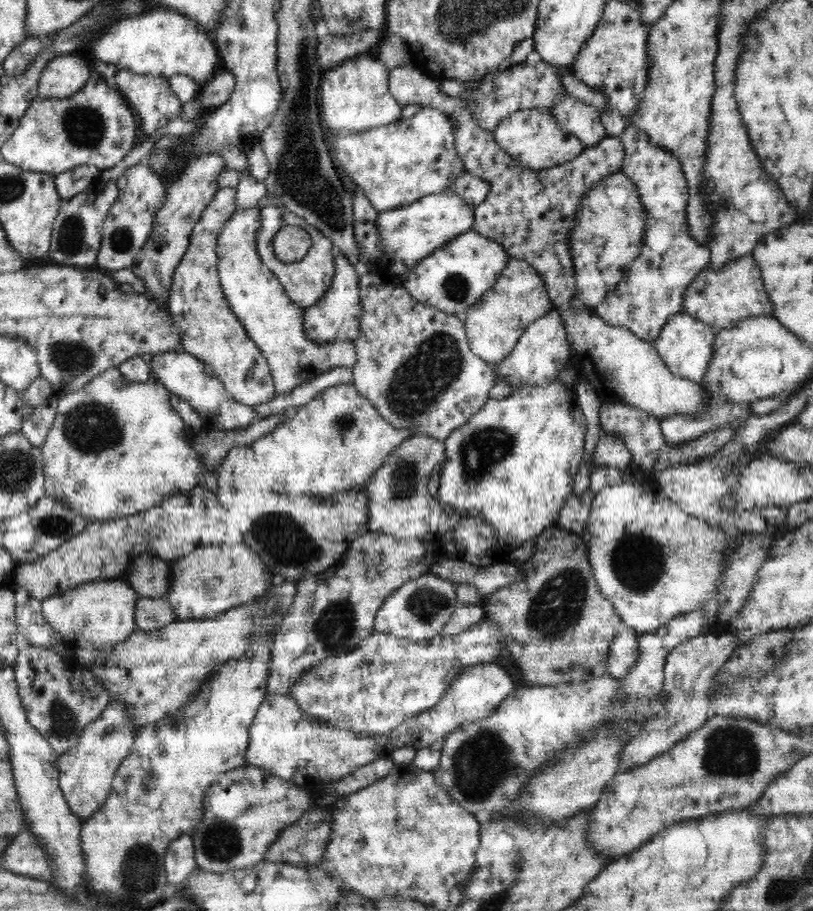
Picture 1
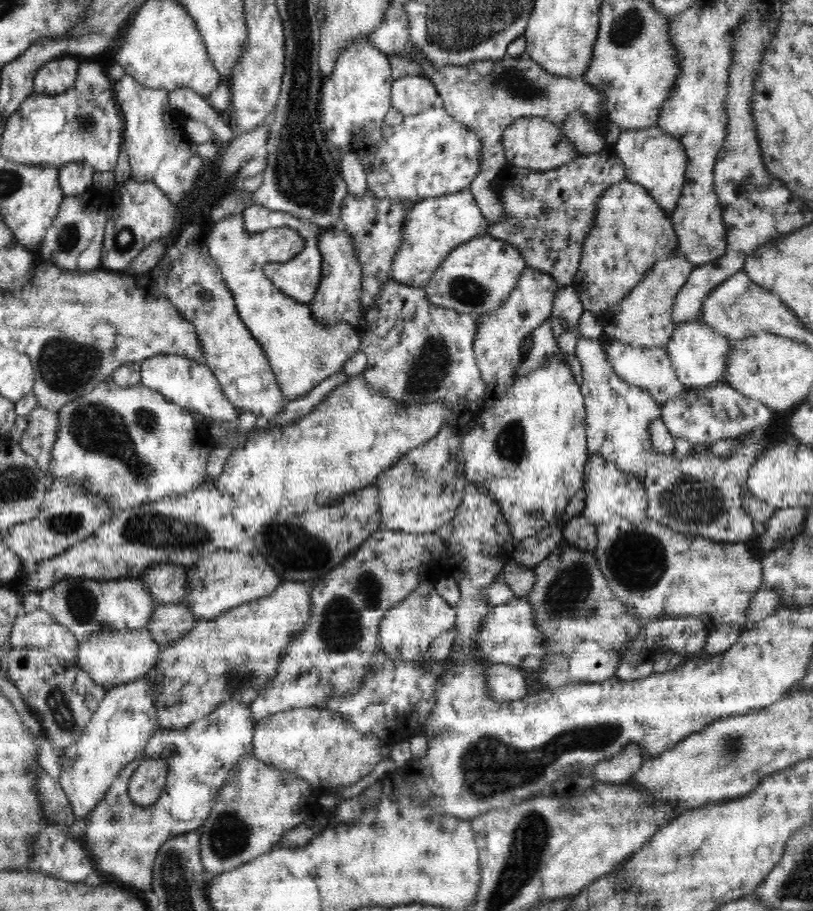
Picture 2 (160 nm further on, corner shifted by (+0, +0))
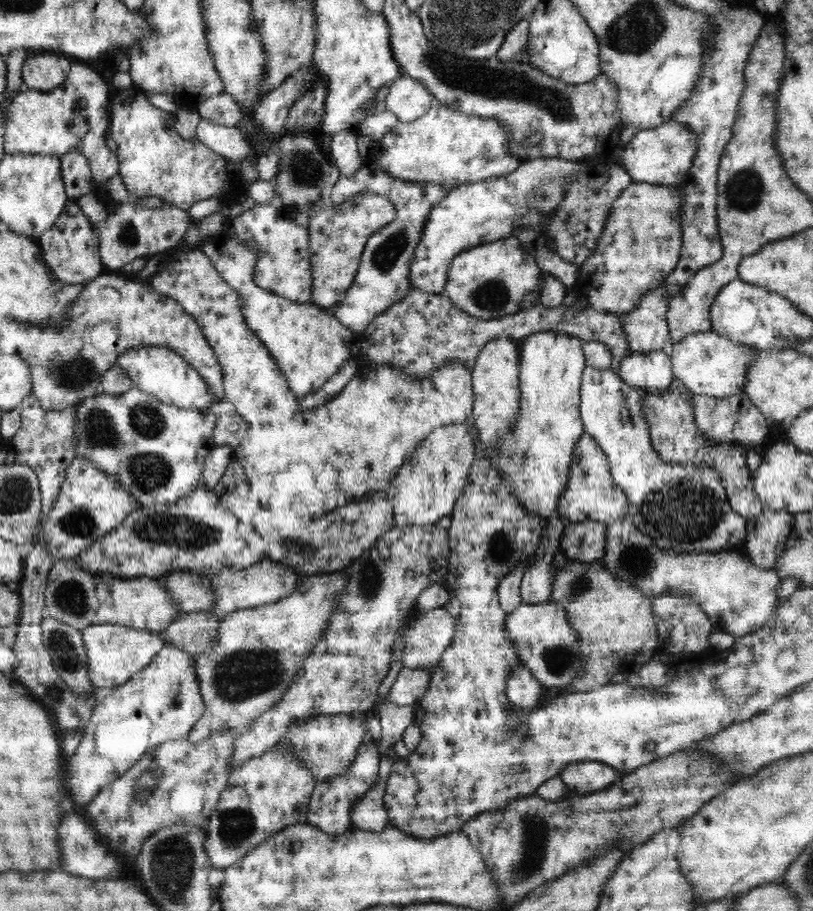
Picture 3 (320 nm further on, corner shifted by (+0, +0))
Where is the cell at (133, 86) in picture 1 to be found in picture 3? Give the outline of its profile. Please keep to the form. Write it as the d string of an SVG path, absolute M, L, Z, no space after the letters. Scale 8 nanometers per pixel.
M132 86L113 95L109 112L111 113L111 120L107 134L116 143L117 149L115 153L119 160L119 175L132 198L157 196L166 204L174 205L187 211L192 204L200 202L200 200L215 197L219 200L221 206L224 206L224 204L234 202L236 199L245 196L243 186L246 185L246 181L238 172L228 169L226 159L195 138L184 138L174 128L175 115L154 107L147 100L145 92L140 88Z

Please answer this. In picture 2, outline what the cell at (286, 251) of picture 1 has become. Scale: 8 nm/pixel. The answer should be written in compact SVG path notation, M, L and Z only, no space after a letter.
M234 214L215 223L207 234L206 246L232 291L239 316L268 357L283 392L283 404L299 399L320 382L344 371L346 361L361 347L356 327L343 321L318 323L308 303L286 296L264 275L265 266L290 260L302 250L303 240L296 231L282 227L249 233L242 214Z

